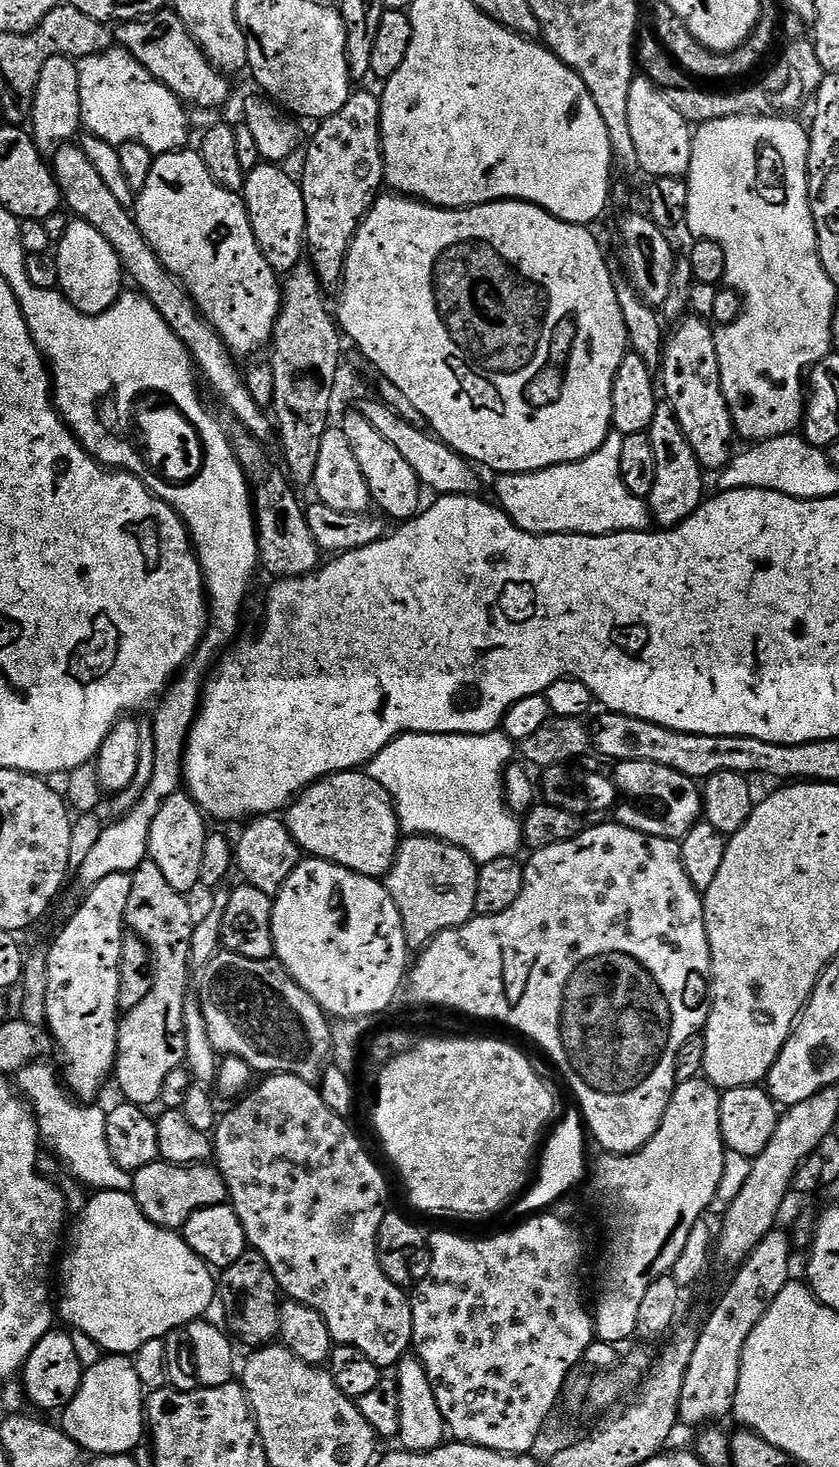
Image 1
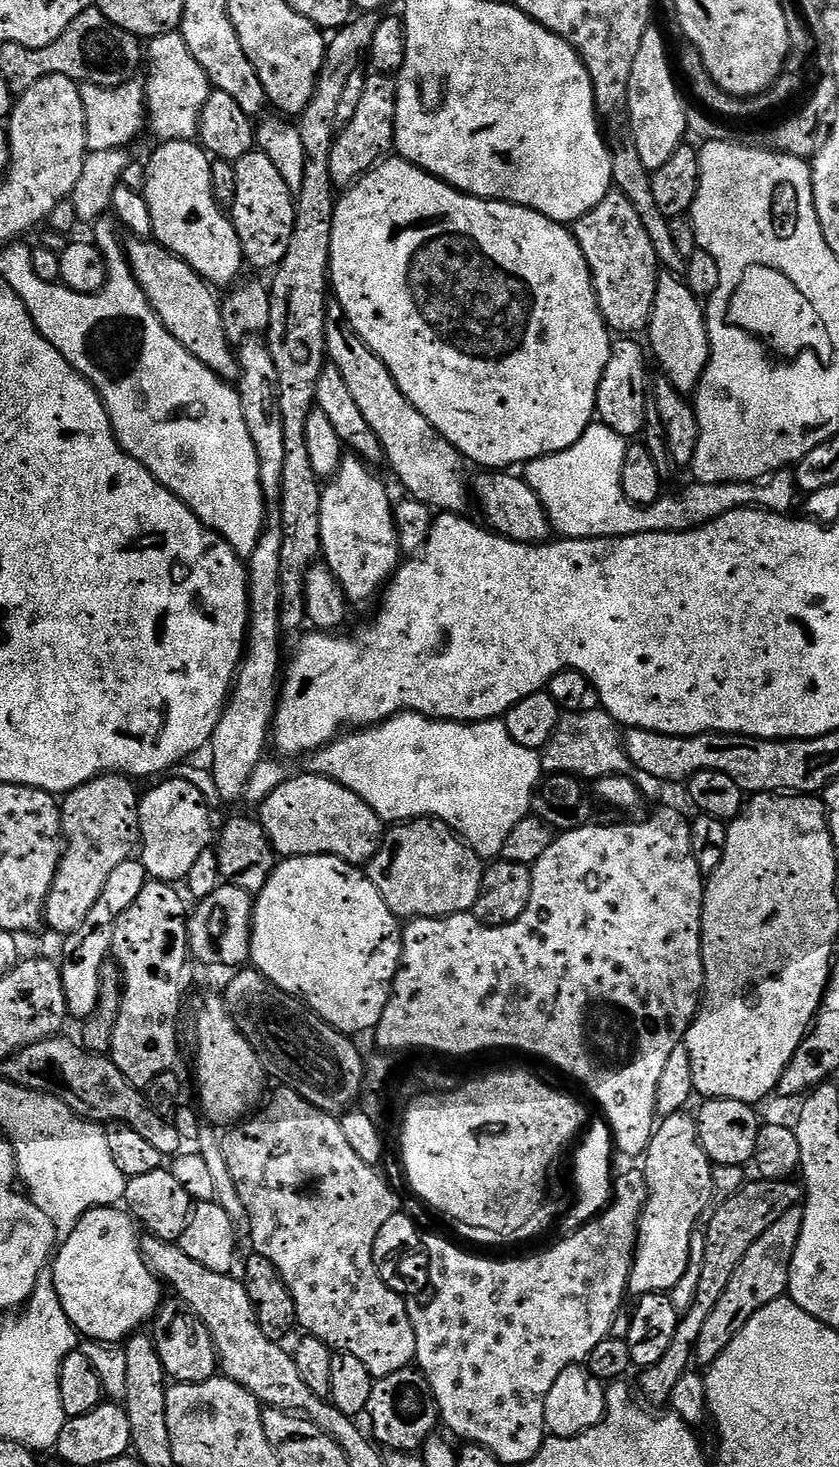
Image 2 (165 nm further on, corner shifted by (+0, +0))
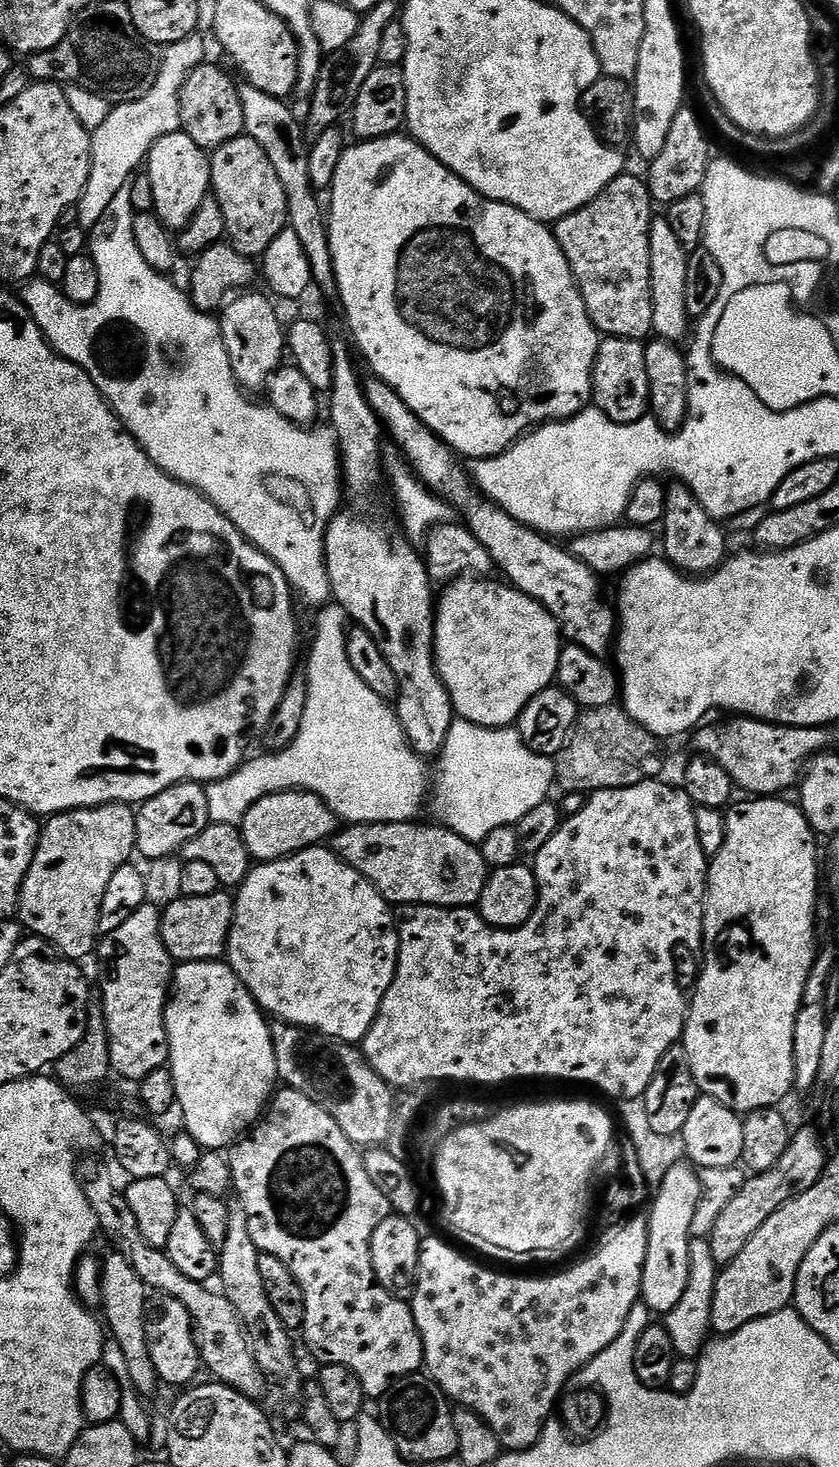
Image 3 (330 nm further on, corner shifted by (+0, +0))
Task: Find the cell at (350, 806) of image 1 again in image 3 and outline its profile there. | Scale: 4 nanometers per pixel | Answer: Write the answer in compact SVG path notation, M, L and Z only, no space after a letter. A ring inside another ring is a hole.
M285 790L272 792L250 806L250 810L244 815L242 831L253 861L282 860L285 856L323 845L335 836L338 831L338 817L321 796L303 790Z

